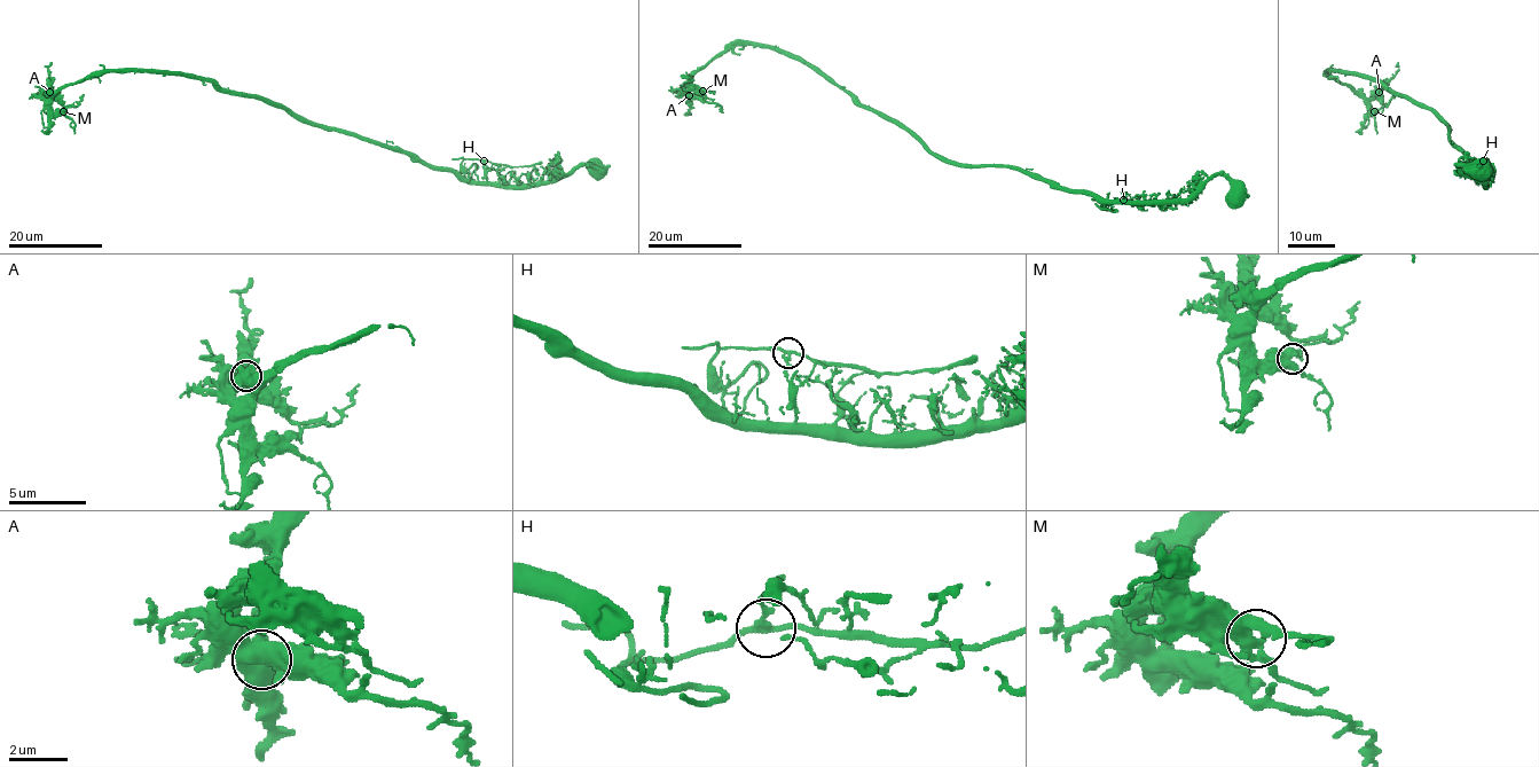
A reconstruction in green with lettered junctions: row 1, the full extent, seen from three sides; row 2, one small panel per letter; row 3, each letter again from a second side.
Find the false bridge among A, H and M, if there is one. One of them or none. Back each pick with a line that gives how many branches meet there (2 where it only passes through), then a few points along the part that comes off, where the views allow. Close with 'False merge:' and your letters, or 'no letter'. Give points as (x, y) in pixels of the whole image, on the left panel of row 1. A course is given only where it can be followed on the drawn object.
H: Branches: 3. Course of the part to remove: (484, 161), (521, 166), (541, 161)
False merge: H

